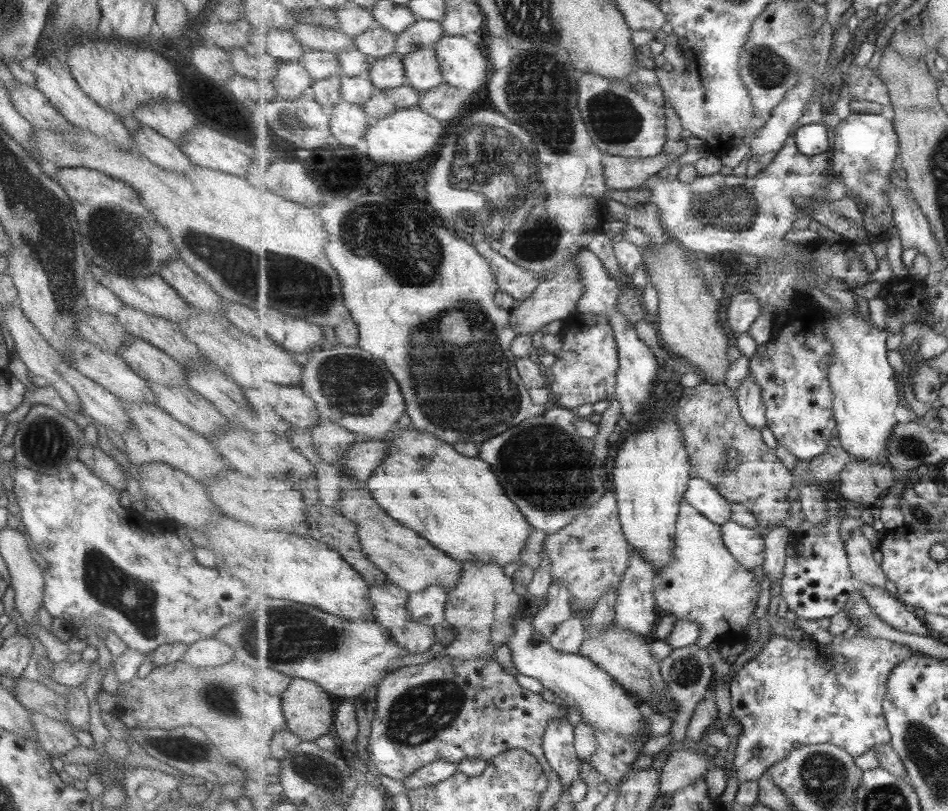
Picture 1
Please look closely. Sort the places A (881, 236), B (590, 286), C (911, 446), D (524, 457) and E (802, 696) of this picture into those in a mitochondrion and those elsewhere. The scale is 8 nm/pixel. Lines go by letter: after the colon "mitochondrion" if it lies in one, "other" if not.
A: other
B: other
C: mitochondrion
D: mitochondrion
E: other

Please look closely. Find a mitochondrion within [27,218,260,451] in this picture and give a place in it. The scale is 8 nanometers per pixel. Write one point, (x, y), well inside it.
(61, 276)

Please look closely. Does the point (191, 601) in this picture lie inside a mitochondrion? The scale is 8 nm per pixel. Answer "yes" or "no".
no

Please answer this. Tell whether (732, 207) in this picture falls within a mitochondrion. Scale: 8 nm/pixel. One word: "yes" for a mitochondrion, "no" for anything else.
yes

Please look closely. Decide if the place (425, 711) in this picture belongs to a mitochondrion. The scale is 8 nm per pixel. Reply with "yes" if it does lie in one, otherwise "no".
yes

